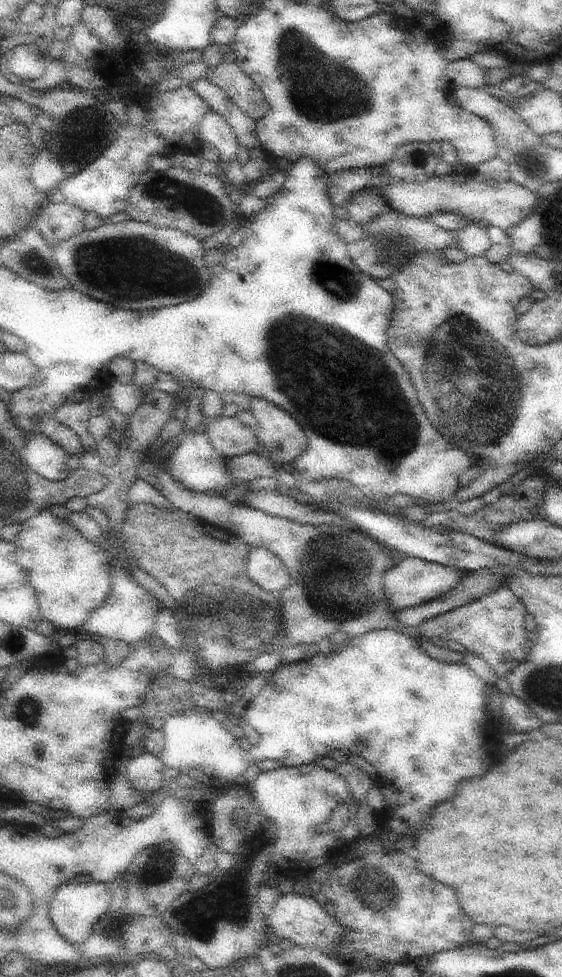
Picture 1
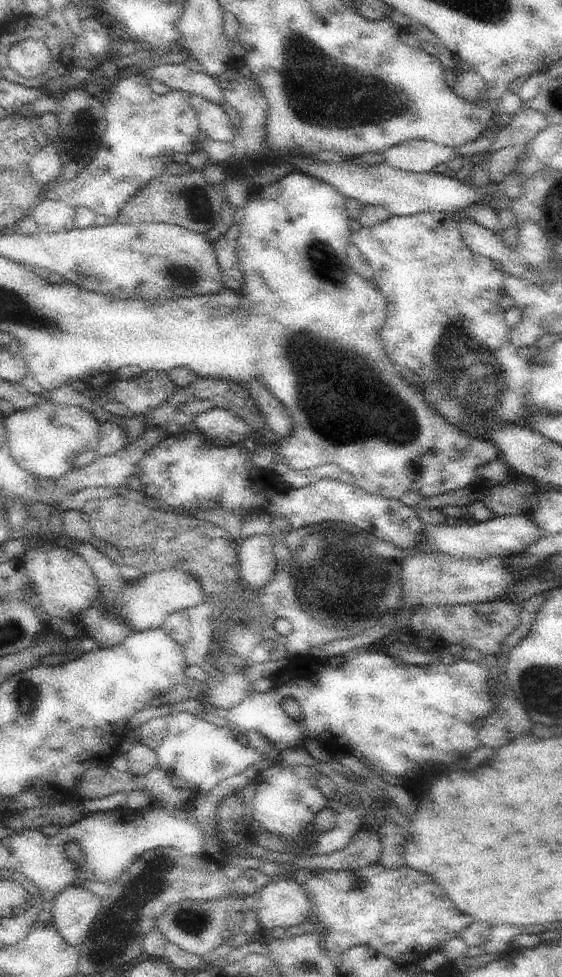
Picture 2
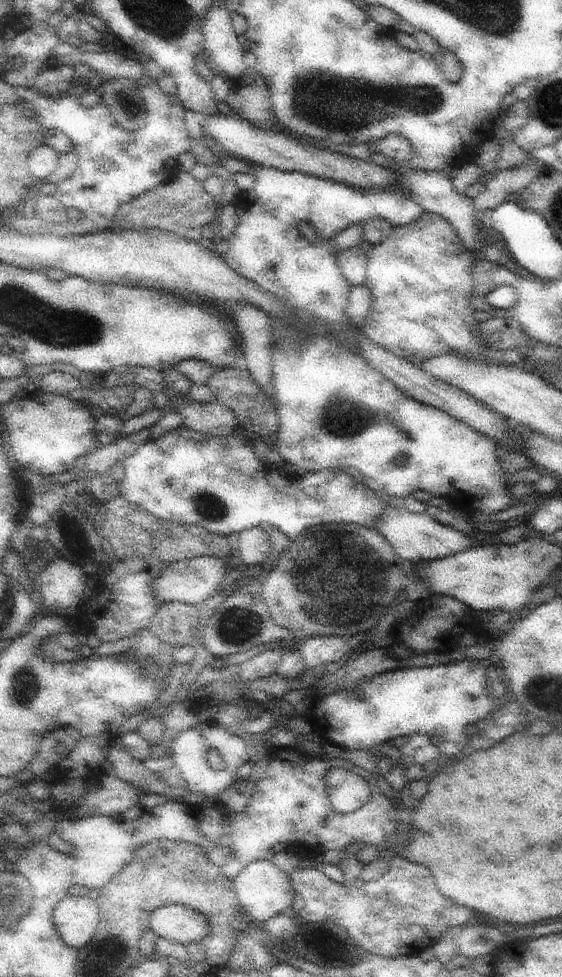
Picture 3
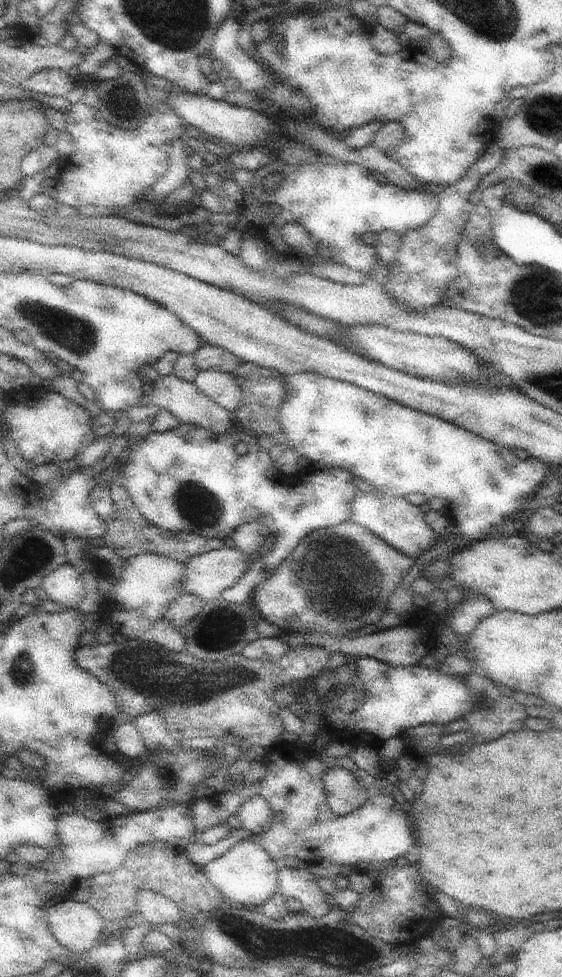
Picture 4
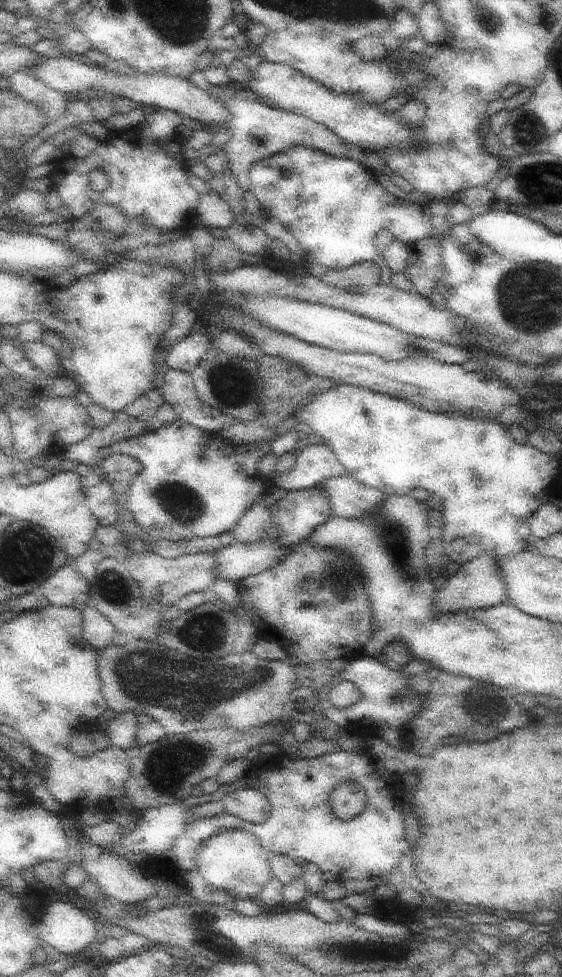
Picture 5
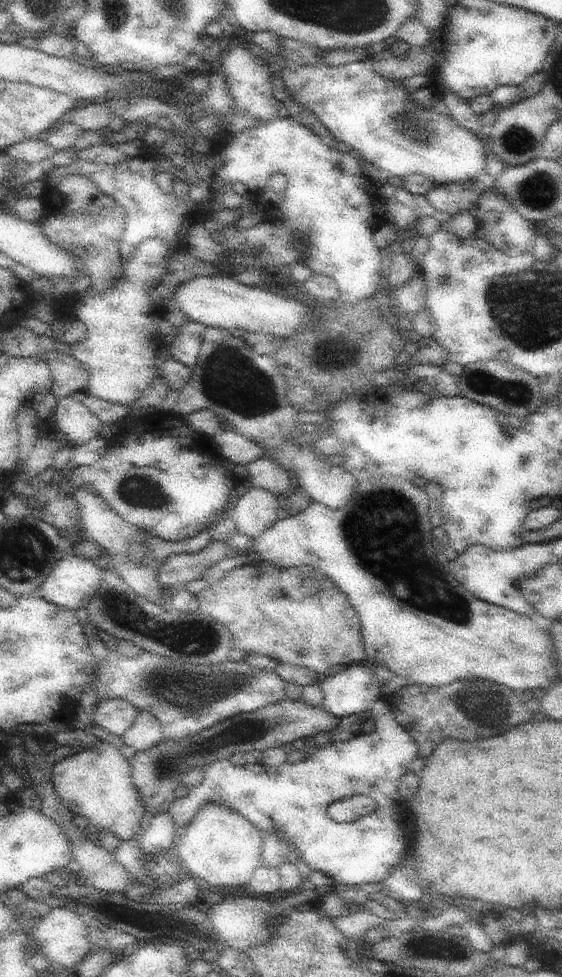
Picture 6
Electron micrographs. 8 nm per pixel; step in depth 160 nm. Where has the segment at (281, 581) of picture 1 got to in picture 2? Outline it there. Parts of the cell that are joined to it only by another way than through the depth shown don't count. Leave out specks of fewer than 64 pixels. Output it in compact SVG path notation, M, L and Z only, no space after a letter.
M254 535L244 540L238 560L243 582L260 592L273 581L277 571L271 535Z

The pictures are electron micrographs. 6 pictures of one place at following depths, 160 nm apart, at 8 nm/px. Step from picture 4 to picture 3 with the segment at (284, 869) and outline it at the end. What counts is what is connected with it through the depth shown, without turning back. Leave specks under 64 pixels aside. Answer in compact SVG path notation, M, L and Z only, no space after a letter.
M394 855L390 858L389 871L378 880L359 879L351 887L334 882L316 868L297 870L288 874L288 878L305 900L300 912L304 923L335 922L347 930L364 952L385 957L419 956L423 949L435 945L449 928L464 928L475 920L472 910L442 896L428 868Z

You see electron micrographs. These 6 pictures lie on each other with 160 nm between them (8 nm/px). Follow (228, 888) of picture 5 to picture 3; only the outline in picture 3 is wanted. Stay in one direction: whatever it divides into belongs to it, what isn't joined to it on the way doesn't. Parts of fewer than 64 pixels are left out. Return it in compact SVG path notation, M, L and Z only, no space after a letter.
M271 860L254 861L243 867L241 872L234 879L230 880L238 898L241 900L242 908L258 924L264 925L268 920L279 914L291 913L297 892L293 887L292 881L288 878L288 874L272 863Z

